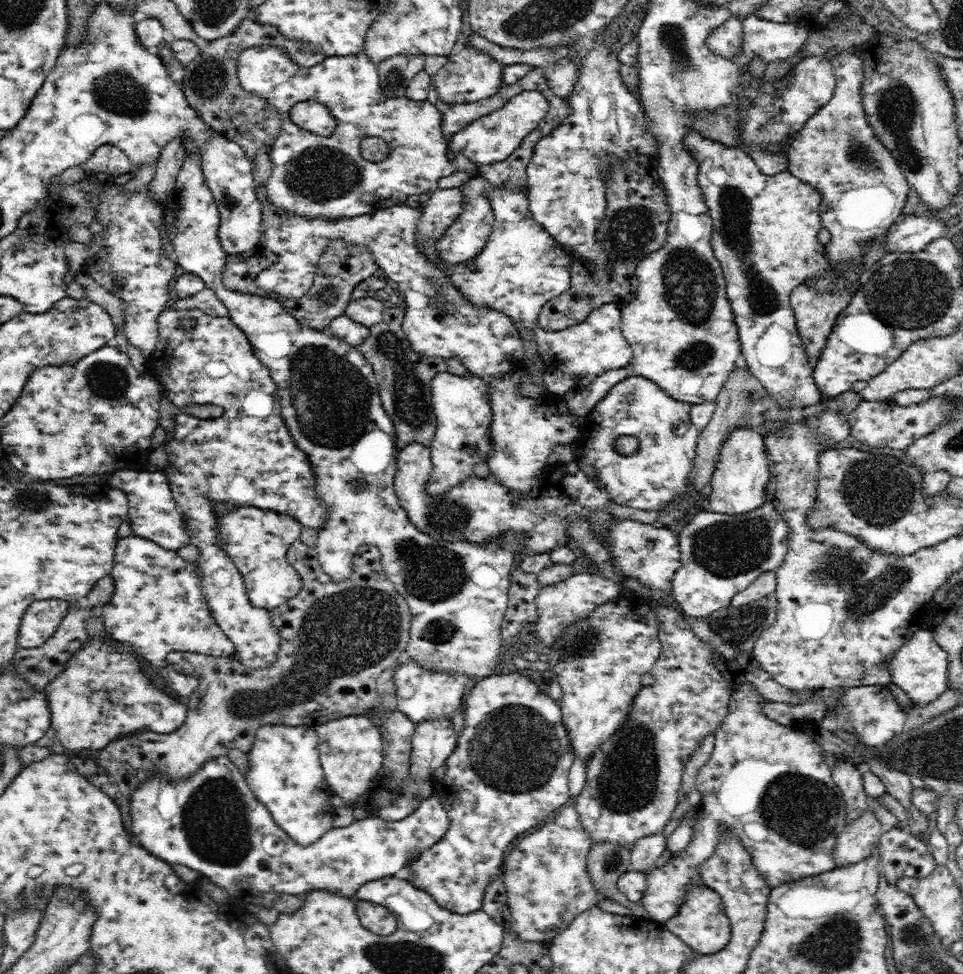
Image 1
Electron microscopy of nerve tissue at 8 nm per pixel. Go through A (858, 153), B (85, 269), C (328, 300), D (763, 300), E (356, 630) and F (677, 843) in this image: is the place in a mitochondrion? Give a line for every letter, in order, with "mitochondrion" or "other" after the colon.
A: mitochondrion
B: other
C: mitochondrion
D: mitochondrion
E: mitochondrion
F: other

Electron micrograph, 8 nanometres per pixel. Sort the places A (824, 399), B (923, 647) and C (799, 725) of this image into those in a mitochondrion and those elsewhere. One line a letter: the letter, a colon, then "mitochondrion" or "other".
A: other
B: other
C: other

